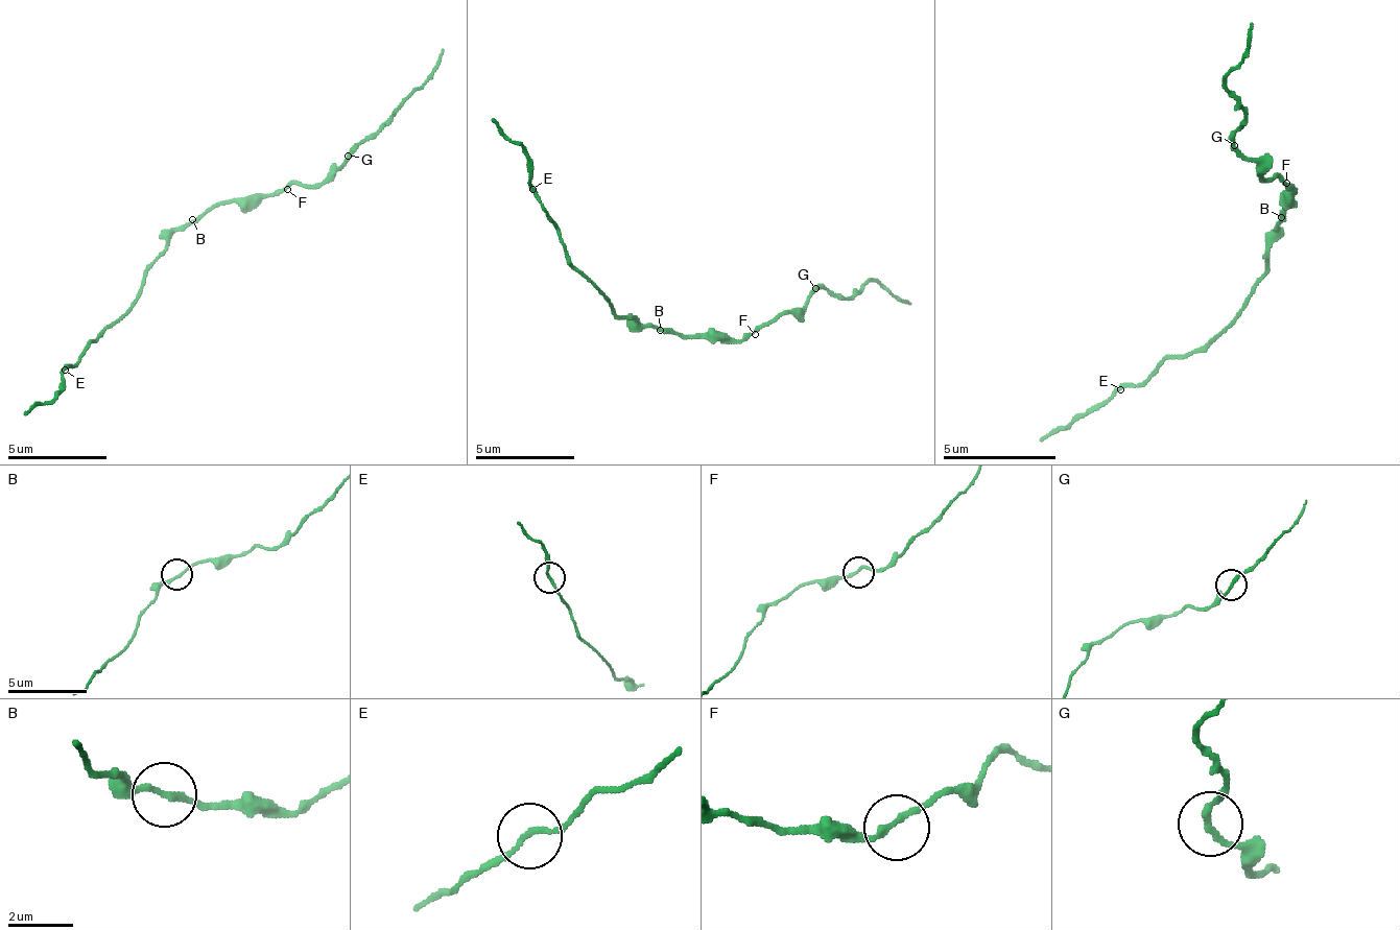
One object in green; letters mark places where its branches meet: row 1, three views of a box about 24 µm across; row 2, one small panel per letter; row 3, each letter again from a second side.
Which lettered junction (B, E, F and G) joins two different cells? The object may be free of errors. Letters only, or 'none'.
none

